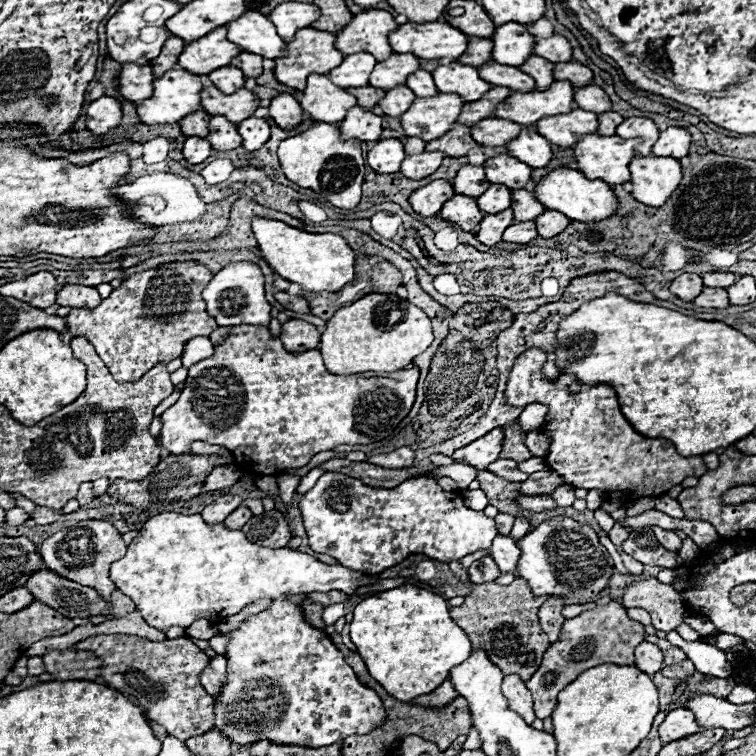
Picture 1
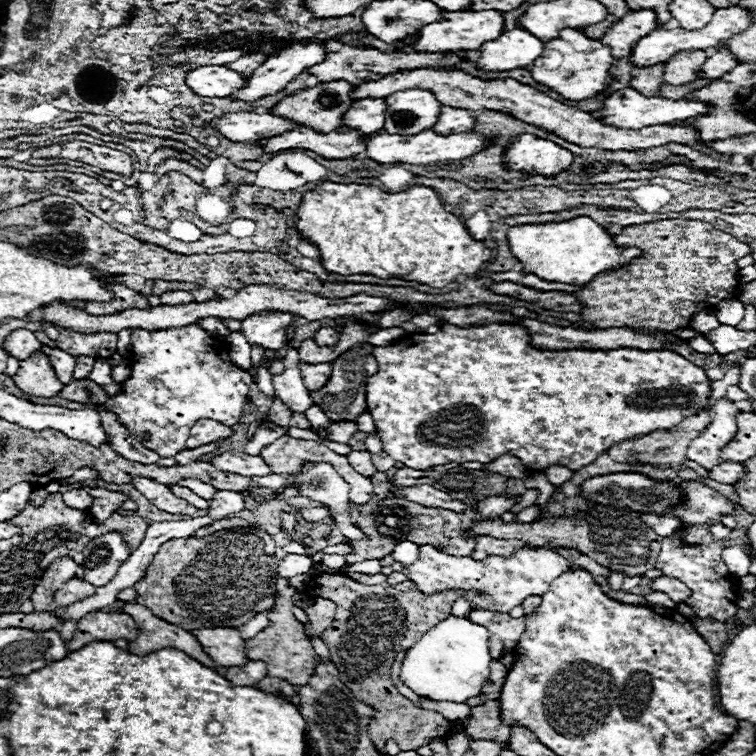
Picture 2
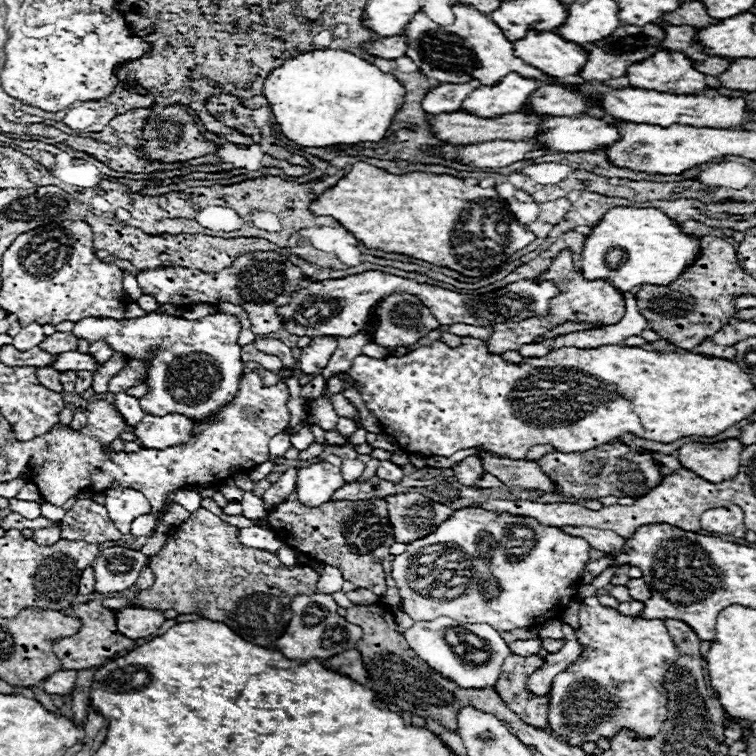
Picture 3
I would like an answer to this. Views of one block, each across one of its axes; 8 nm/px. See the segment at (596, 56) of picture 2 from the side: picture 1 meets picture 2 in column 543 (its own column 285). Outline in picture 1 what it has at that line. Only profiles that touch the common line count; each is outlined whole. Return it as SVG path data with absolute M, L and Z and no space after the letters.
M314 28L300 30L300 34L296 34L292 42L288 42L288 50L298 52L296 62L292 66L286 66L284 58L276 58L276 80L290 88L304 90L308 74L326 74L342 64L344 54L334 48L334 42L336 34L320 32Z

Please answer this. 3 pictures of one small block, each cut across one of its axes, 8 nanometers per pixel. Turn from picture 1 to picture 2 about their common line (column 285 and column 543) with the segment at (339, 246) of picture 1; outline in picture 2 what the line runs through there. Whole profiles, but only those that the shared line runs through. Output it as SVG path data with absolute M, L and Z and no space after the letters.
M576 216L562 222L512 226L508 230L508 242L512 254L524 264L526 274L536 274L538 278L544 278L548 282L566 284L588 284L592 276L620 266L628 266L628 262L644 254L640 248L616 246L614 238L606 232L606 228L588 216Z

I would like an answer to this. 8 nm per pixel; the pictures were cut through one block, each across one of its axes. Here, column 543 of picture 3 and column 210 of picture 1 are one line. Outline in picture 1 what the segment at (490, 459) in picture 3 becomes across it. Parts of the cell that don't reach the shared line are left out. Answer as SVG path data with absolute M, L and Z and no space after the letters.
M214 466L212 472L206 476L202 490L212 492L212 490L230 488L232 484L238 482L238 478L240 478L240 470L236 466Z

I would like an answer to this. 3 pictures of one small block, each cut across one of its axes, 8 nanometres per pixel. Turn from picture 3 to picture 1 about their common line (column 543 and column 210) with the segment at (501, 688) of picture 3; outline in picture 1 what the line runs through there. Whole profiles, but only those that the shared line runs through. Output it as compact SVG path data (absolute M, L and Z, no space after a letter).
M98 634L78 644L74 650L90 650L104 664L102 680L126 696L134 696L138 704L150 712L150 720L164 726L170 736L188 740L214 728L214 698L200 684L200 672L210 664L206 652L182 636L166 642L150 642L130 634Z

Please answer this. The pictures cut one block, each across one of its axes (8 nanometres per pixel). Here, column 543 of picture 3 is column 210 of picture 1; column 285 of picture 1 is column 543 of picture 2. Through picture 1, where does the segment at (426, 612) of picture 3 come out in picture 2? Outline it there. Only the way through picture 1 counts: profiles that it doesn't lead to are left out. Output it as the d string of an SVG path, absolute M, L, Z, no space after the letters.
M420 546L418 560L414 564L404 564L402 574L408 580L416 582L416 588L426 594L438 594L444 590L464 590L464 596L470 602L470 608L482 608L492 612L510 612L514 606L520 606L528 596L544 596L554 578L564 574L570 568L570 562L548 548L520 548L510 558L504 556L486 556L484 560L474 560L470 556L448 556L438 552L434 546Z

